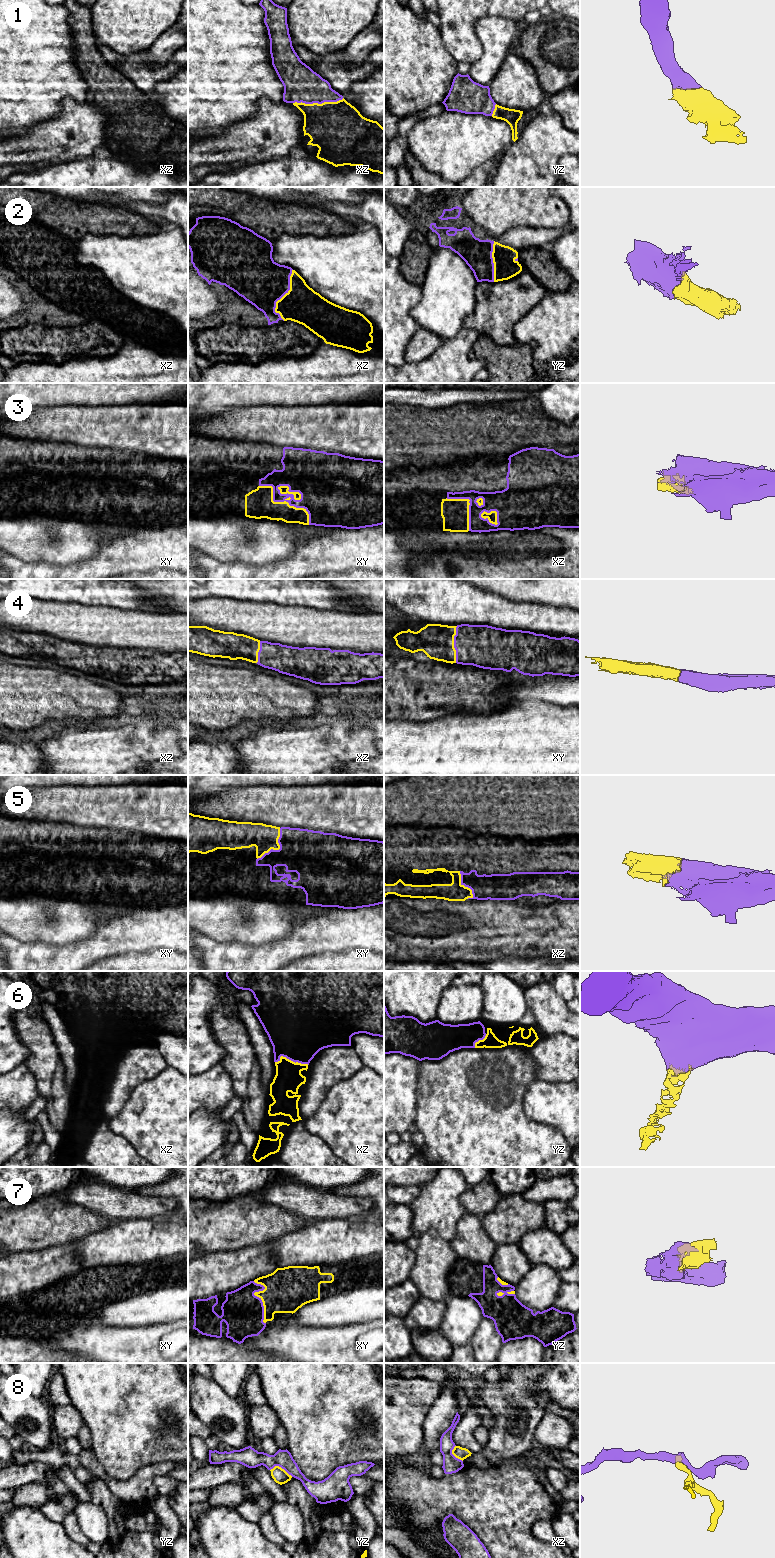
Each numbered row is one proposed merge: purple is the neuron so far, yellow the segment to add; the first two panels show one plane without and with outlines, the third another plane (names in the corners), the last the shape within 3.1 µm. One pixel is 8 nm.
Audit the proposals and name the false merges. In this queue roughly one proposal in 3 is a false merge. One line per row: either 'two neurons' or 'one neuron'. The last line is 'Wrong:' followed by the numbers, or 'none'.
1: one neuron
2: one neuron
3: two neurons
4: one neuron
5: one neuron
6: one neuron
7: two neurons
8: two neurons
Wrong: 3, 7, 8

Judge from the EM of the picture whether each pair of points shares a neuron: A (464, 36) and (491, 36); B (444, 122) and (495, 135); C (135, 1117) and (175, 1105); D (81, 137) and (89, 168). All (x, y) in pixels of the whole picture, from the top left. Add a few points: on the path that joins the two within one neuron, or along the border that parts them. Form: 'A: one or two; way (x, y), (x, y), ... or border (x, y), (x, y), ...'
A: two; border (487, 15), (475, 23), (482, 47), (477, 60)
B: one; way (457, 135), (482, 135)
C: one; way (145, 1117), (163, 1117), (165, 1115)
D: two; border (92, 155), (63, 162)

